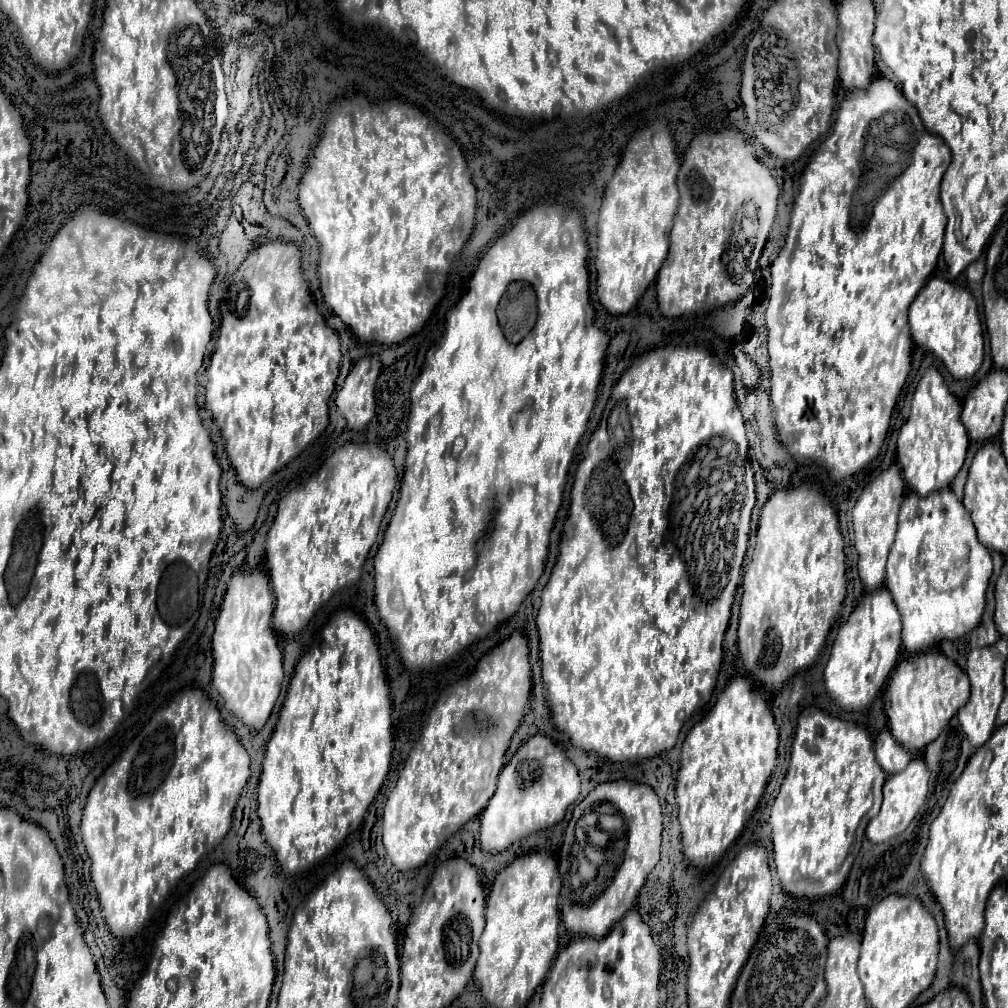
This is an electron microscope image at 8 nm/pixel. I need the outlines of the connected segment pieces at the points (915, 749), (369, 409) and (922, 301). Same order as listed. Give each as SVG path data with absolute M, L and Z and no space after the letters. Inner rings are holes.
M938 651L918 653L916 657L900 661L892 673L892 685L884 693L884 711L894 739L908 753L922 753L932 741L938 739L948 721L970 699L968 675L946 655Z
M378 357L360 359L350 375L346 377L342 389L336 395L336 407L346 417L346 425L352 431L362 431L376 411L374 387L380 375Z
M932 277L910 305L910 334L918 347L936 355L954 379L970 379L984 361L984 335L974 297L940 277Z

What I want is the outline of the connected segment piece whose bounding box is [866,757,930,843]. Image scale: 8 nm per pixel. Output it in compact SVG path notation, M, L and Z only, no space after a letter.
M916 757L908 763L908 769L904 769L904 773L896 773L896 777L888 777L886 783L884 783L884 803L882 803L882 809L880 813L868 823L866 827L866 837L872 841L872 843L884 843L900 833L906 831L906 827L912 823L912 819L916 817L916 813L920 811L920 807L924 805L926 801L926 795L928 795L928 779L930 779L930 773L928 773L928 767L926 763Z

